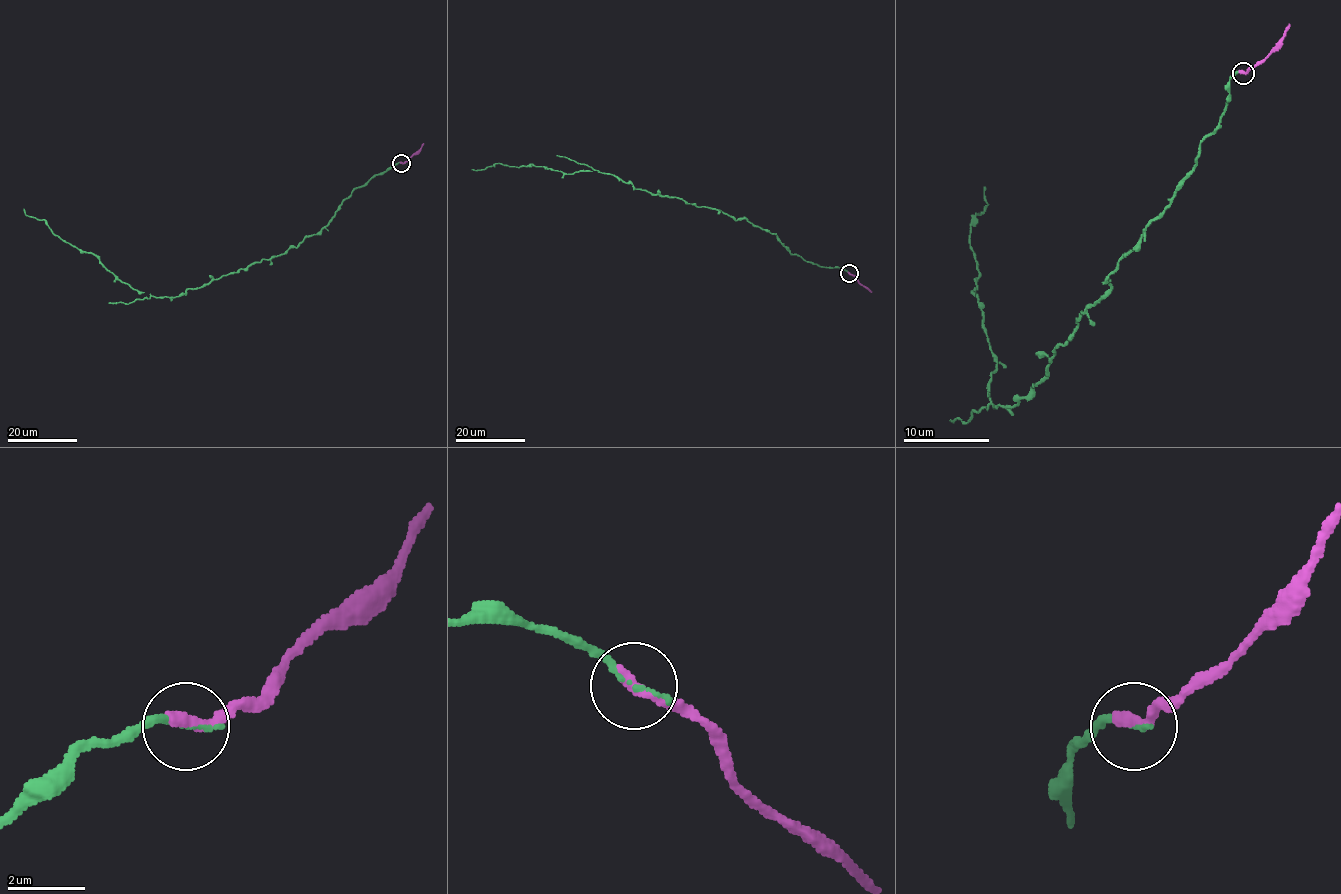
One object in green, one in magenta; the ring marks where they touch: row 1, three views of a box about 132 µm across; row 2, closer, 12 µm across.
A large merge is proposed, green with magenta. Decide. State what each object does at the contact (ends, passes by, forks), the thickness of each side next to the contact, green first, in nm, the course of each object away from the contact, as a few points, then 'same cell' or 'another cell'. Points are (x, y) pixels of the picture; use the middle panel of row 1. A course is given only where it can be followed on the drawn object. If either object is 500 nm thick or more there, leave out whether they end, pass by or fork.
green ends there; magenta ends there; 160 nm thick on the green side, 360 nm on the other; green runs (850, 273), (793, 255), (775, 234), (744, 218), (652, 194), (613, 175), (500, 163), (472, 170); magenta runs (850, 273), (871, 291); same cell

